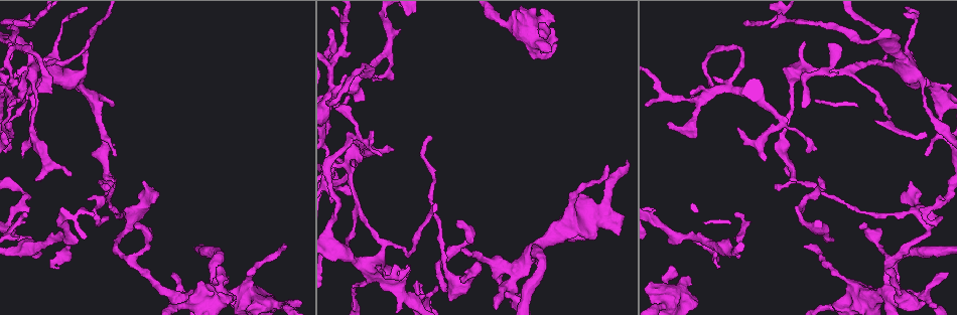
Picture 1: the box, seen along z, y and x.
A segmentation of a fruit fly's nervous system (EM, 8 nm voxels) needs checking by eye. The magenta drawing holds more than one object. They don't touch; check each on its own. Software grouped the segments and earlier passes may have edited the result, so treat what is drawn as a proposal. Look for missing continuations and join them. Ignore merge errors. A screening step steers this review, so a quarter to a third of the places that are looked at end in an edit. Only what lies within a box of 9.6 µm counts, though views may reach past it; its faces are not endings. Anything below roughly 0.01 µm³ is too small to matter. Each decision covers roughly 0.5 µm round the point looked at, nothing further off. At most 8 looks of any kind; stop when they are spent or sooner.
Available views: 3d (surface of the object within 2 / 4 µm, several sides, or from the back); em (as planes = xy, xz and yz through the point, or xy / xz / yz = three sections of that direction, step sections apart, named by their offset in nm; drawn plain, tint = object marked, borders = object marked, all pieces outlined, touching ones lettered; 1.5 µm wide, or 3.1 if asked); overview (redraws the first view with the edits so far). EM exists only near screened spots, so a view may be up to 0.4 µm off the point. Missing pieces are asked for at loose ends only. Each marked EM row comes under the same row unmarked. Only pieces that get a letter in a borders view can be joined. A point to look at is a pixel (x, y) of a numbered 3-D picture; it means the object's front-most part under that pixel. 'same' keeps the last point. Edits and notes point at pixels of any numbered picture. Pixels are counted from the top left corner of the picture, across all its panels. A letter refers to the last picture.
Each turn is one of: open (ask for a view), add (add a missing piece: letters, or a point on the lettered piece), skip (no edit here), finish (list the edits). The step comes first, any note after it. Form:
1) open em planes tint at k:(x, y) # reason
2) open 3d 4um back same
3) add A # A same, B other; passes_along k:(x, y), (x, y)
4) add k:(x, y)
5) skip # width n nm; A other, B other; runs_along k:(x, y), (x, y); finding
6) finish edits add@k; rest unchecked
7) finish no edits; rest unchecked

open em planes borders at 1:(546, 36) # thick end

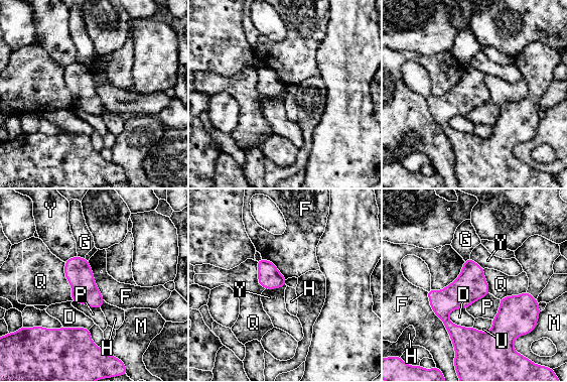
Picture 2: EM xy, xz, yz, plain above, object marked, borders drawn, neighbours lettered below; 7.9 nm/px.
skip # D other, F other, G other, H other, M other, P other, Q other, U other, Y other; no lettered piece goes on from it

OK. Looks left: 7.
open em planes borders at 1:(831, 241) # free end

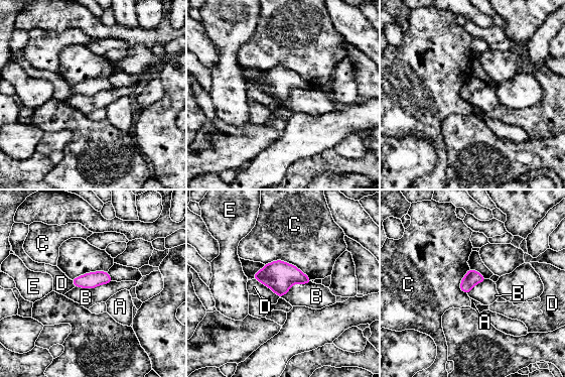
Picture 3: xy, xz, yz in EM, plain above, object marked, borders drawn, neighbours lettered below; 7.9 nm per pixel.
skip # width 130 nm; A other, B other, C other, D other, E other; border 3:(114, 281), (92, 288), (75, 287); no lettered piece goes on from it

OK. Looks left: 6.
open em xy step 4 tint at 1:(734, 213) # tapers out

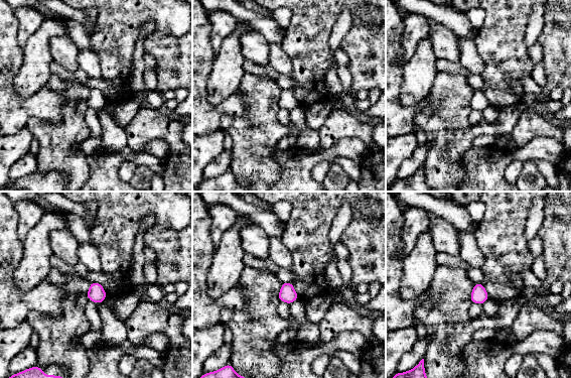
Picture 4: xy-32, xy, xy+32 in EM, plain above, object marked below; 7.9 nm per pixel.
open em planes tint same # another direction

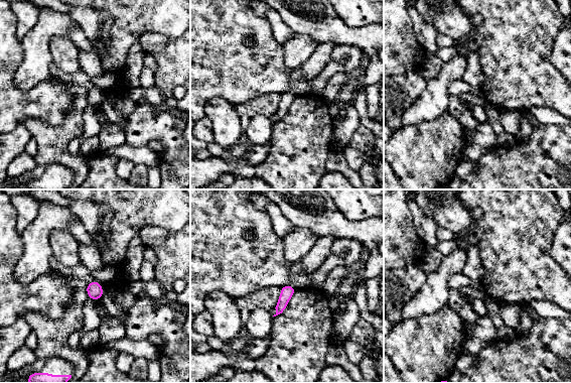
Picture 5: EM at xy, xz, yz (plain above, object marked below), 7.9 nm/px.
open em planes borders same # see the neighbours

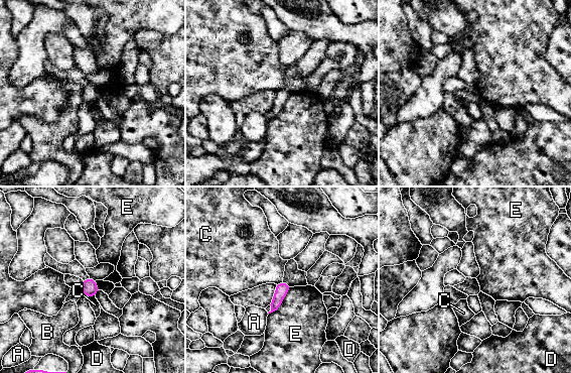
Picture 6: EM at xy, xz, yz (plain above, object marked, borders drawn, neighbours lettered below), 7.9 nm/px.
skip # longest_contact E 280 nm; A other, B other, C other, D other, E other; border 6:(95, 295), (88, 297); none of them fits

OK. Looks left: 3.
finish no edits; rest unchecked

